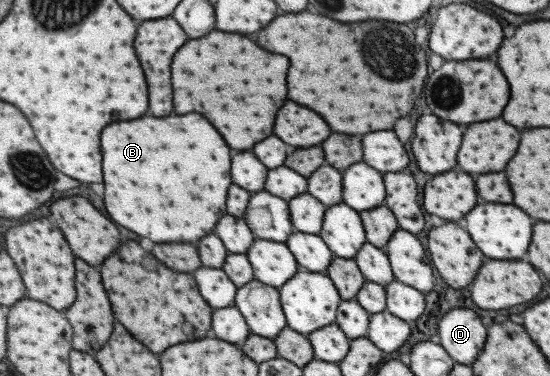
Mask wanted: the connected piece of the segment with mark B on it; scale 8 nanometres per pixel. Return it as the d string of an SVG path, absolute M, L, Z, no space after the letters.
M198 115L178 117L140 117L122 123L110 123L100 133L104 207L112 221L124 229L152 239L154 243L196 241L210 233L222 215L226 191L230 185L230 149L210 123Z

